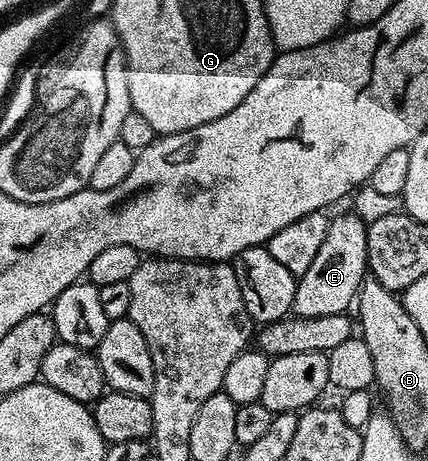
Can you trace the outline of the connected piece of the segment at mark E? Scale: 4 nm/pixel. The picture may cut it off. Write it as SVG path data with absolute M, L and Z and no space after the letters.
M333 214L329 220L327 236L319 247L311 268L296 279L292 313L298 318L314 318L315 316L331 316L346 313L354 305L362 282L366 281L369 269L367 256L368 225L357 214Z

